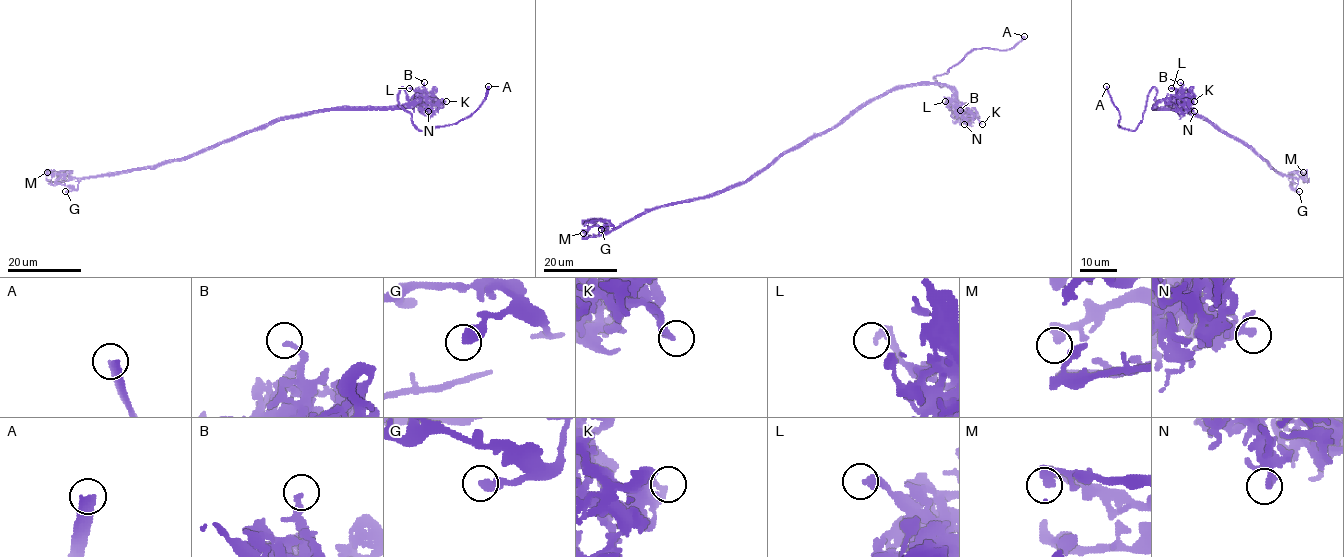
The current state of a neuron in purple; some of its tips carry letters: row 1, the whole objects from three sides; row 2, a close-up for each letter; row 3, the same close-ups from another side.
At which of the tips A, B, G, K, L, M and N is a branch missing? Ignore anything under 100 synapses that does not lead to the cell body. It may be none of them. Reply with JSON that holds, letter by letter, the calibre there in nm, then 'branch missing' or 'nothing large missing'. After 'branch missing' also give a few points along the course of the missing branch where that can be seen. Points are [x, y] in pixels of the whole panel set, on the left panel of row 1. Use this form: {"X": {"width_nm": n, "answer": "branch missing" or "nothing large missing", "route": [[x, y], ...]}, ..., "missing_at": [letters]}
{"A": {"width_nm": 320, "answer": "branch missing", "route": [[488, 86], [483, 43], [474, 32], [474, 16]]}, "B": {"width_nm": 240, "answer": "nothing large missing"}, "G": {"width_nm": 360, "answer": "nothing large missing"}, "K": {"width_nm": 280, "answer": "nothing large missing"}, "L": {"width_nm": 240, "answer": "nothing large missing"}, "M": {"width_nm": 280, "answer": "nothing large missing"}, "N": {"width_nm": 180, "answer": "nothing large missing"}, "missing_at": ["A"]}

